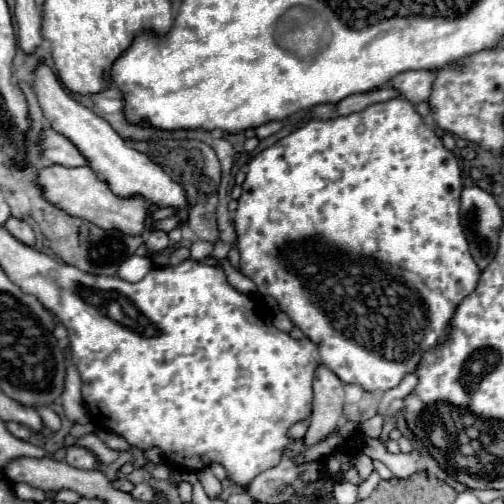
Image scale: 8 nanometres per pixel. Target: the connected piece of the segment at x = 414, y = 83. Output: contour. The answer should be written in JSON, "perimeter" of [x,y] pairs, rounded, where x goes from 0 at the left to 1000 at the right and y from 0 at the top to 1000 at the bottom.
{"perimeter":[[[847,137],[804,141],[804,145],[792,145],[784,157],[776,157],[776,173],[784,173],[815,204],[835,204],[835,200],[851,196],[863,153],[867,153],[867,145],[847,141]]]}

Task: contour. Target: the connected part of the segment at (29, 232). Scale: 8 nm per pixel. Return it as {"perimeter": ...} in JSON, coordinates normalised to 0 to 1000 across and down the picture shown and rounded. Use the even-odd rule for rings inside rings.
{"perimeter":[[[18,431],[18,435],[14,435],[14,442],[10,442],[10,454],[14,454],[30,474],[38,474],[42,482],[50,482],[50,486],[69,486],[65,454],[62,454],[46,435]]]}

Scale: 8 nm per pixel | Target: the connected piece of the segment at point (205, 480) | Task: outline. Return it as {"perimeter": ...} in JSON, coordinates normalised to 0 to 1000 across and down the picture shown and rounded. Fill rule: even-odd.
{"perimeter":[[[419,931],[395,935],[391,946],[395,946],[395,954],[399,954],[399,962],[403,962],[403,970],[407,970],[407,978],[411,978],[415,990],[431,990],[431,986],[442,978],[438,954],[419,938]]]}

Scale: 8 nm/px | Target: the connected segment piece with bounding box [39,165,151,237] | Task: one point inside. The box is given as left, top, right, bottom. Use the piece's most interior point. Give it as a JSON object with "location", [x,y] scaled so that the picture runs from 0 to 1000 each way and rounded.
{"location":[161,381]}

